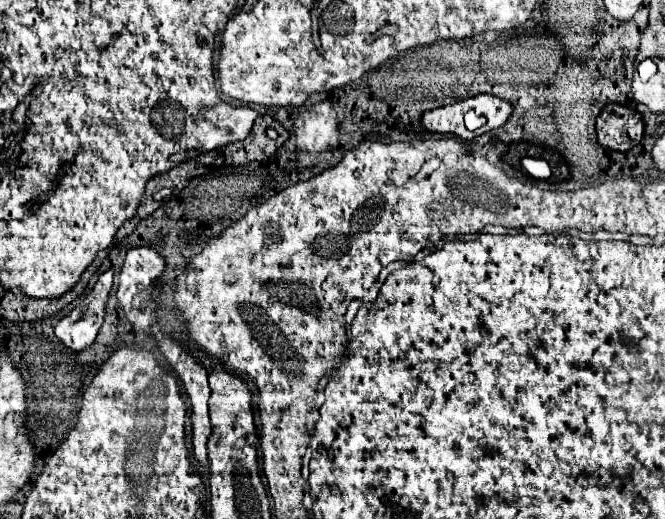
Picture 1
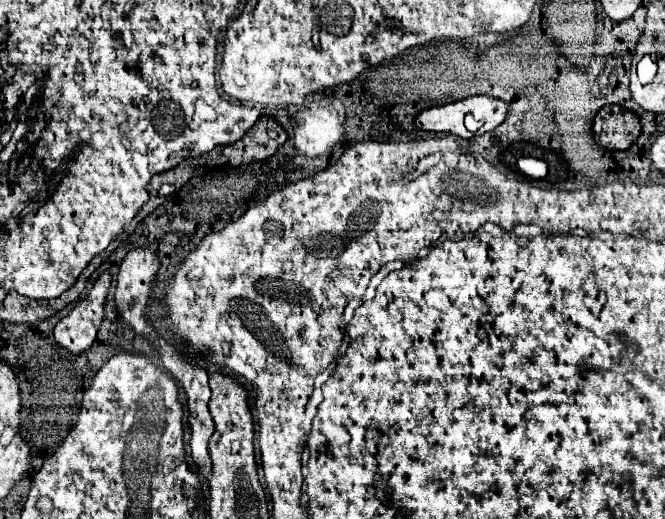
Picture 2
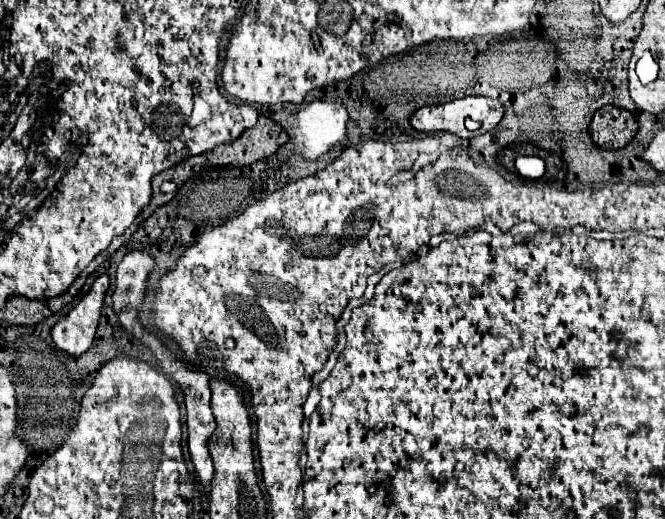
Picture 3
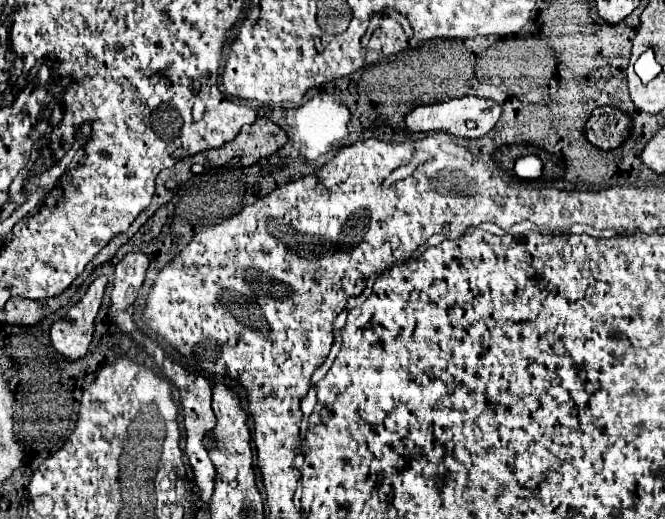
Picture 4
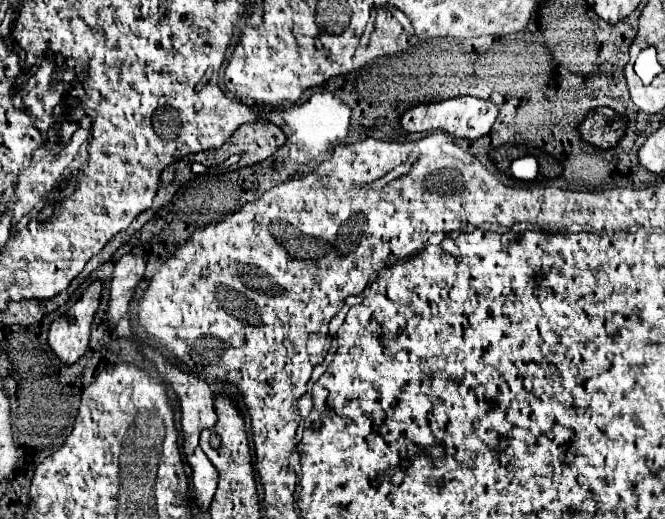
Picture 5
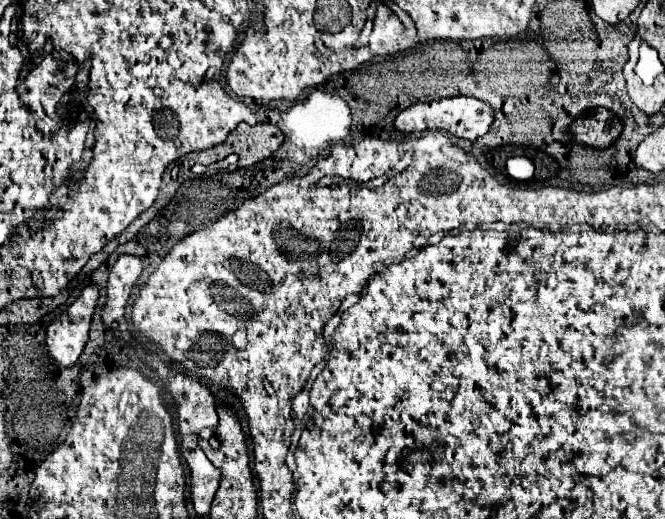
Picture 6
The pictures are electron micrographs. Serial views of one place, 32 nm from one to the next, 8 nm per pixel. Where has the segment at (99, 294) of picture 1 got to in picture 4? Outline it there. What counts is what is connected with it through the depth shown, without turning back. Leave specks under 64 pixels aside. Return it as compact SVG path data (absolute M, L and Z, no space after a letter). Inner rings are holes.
M98 276L90 288L86 290L84 298L76 302L64 318L52 324L50 328L50 340L52 346L64 354L68 360L78 360L86 354L92 334L94 334L94 322L98 316L98 310L102 306L102 296L108 286L106 276Z

